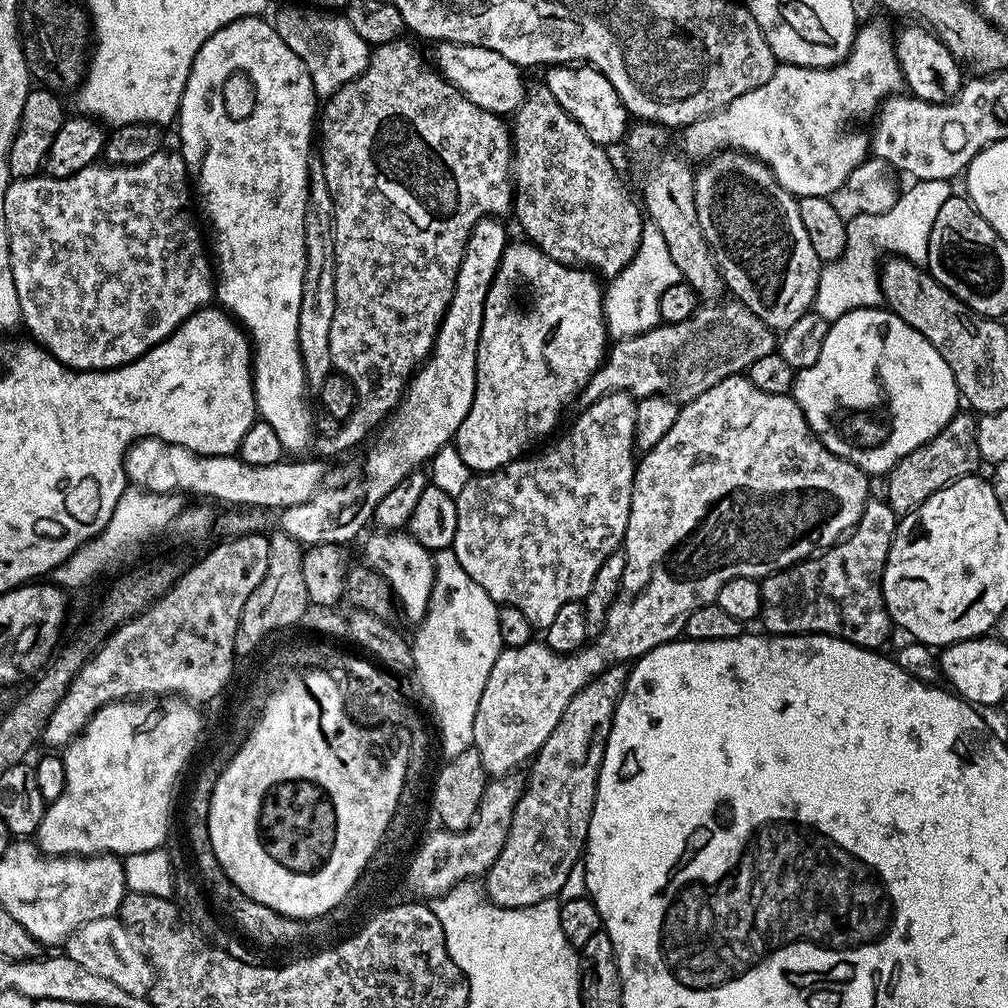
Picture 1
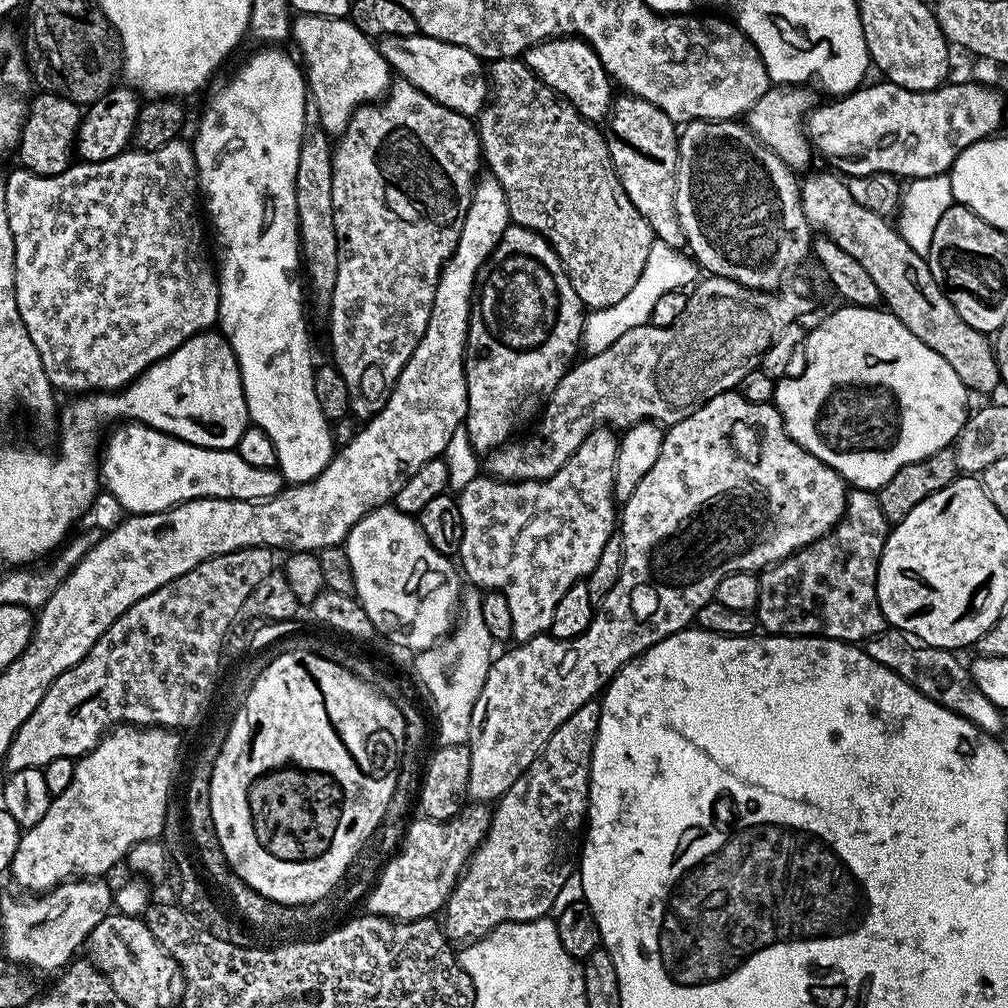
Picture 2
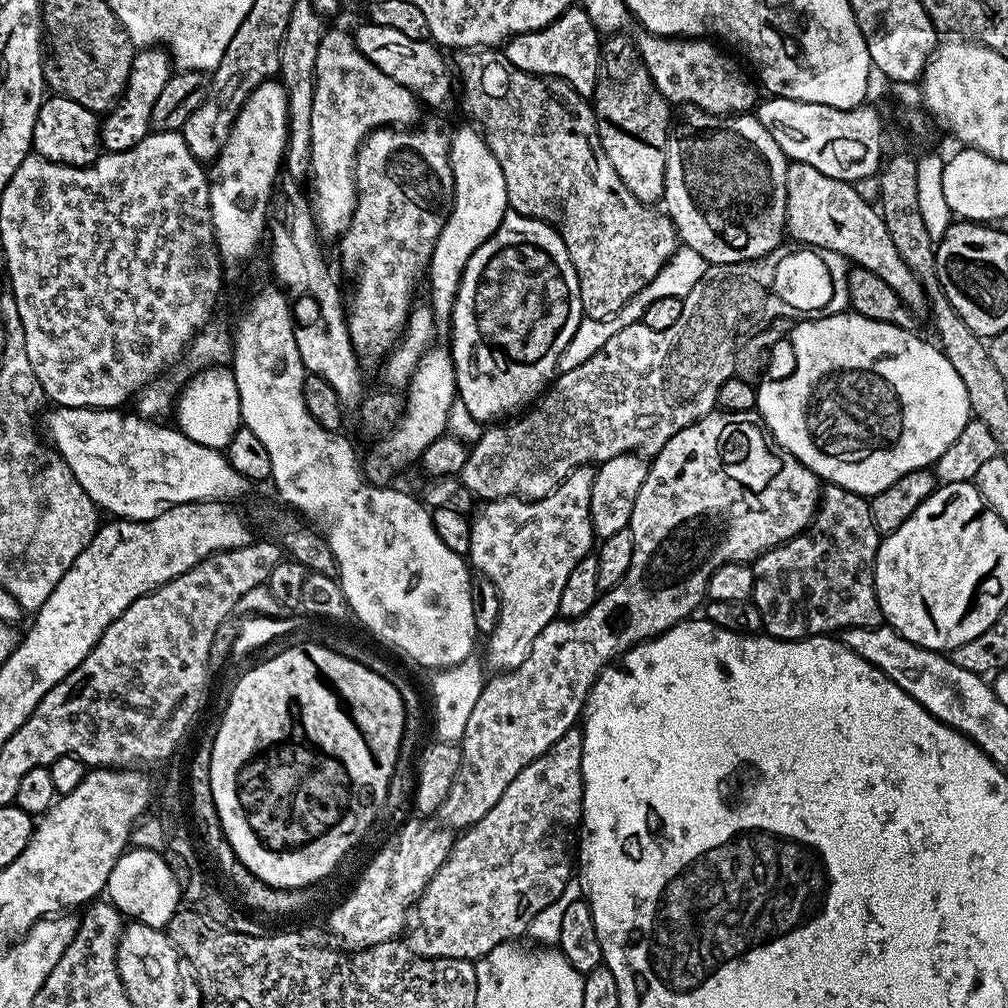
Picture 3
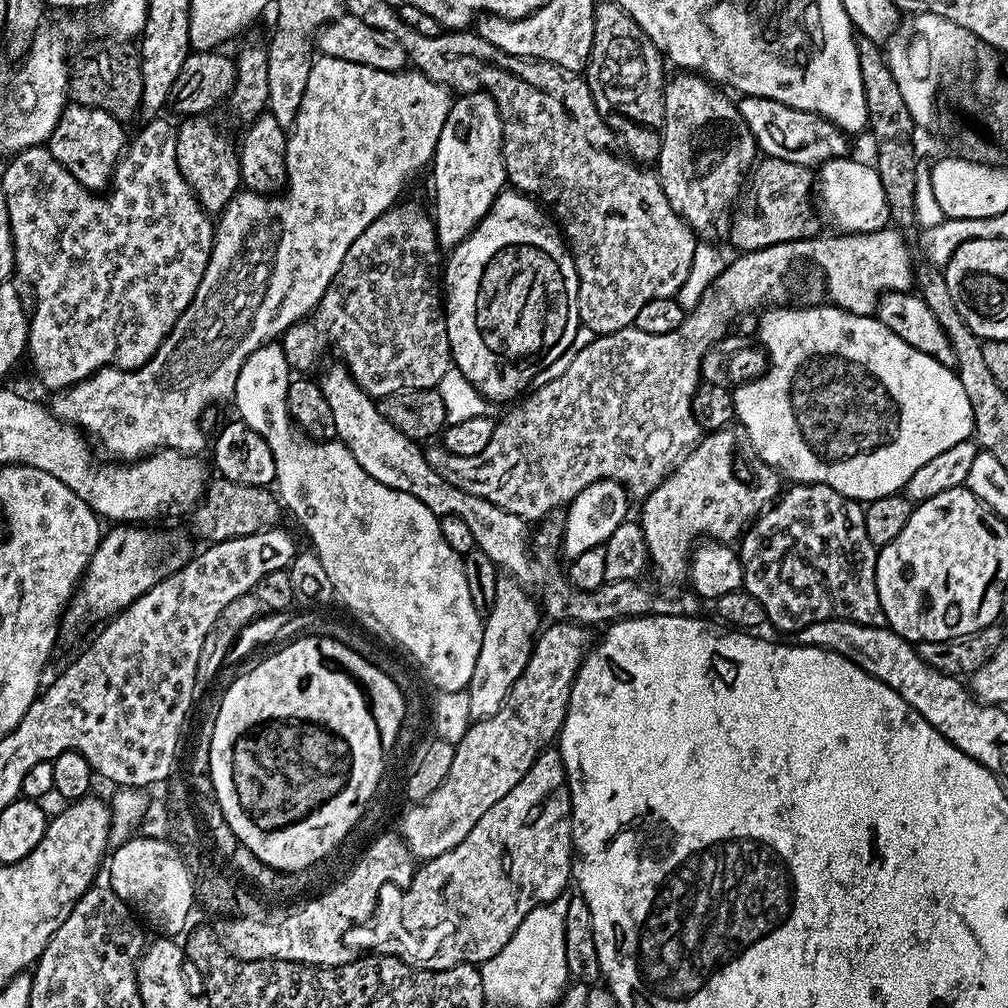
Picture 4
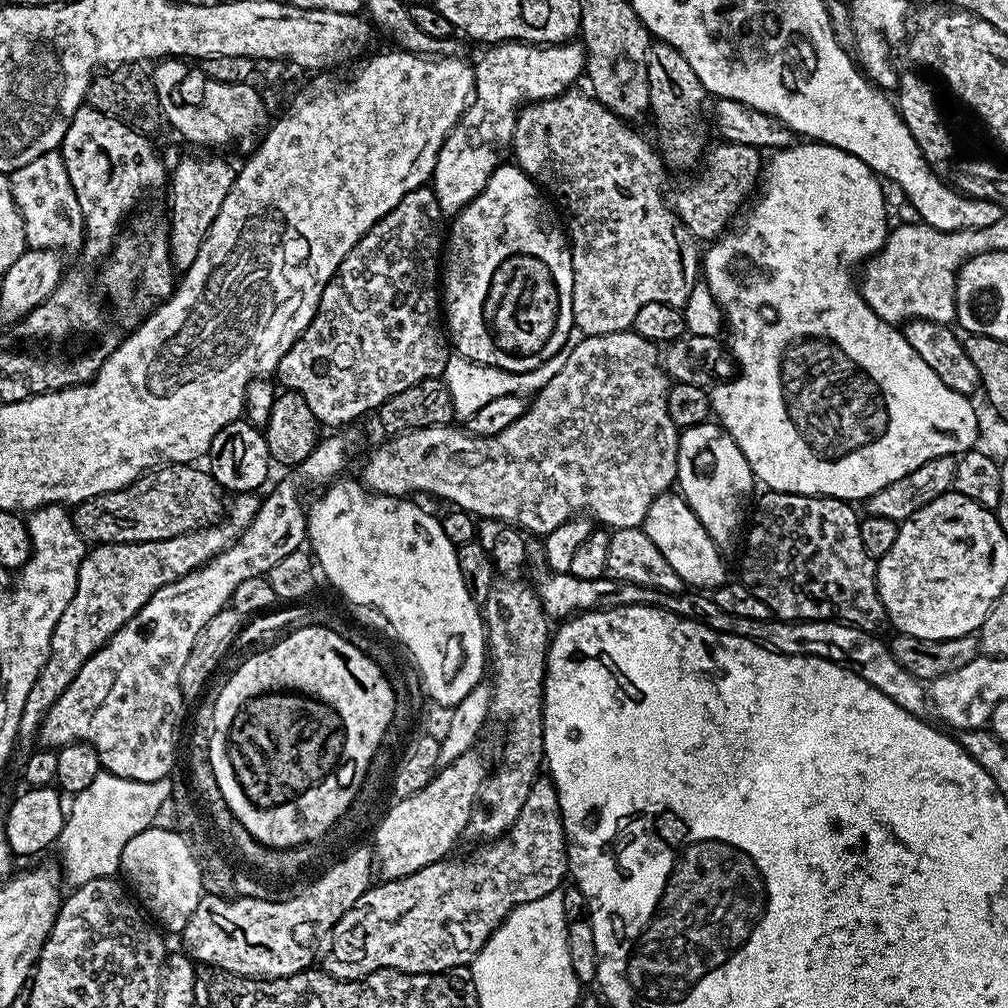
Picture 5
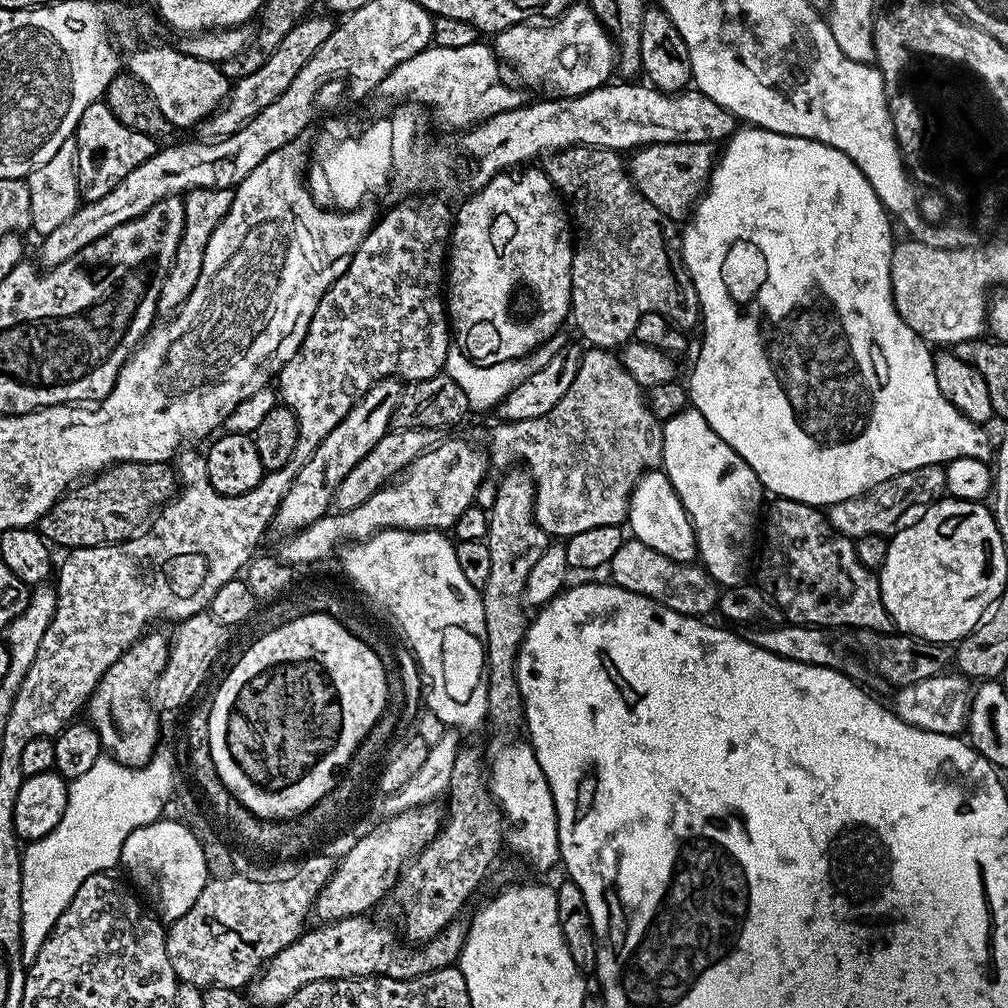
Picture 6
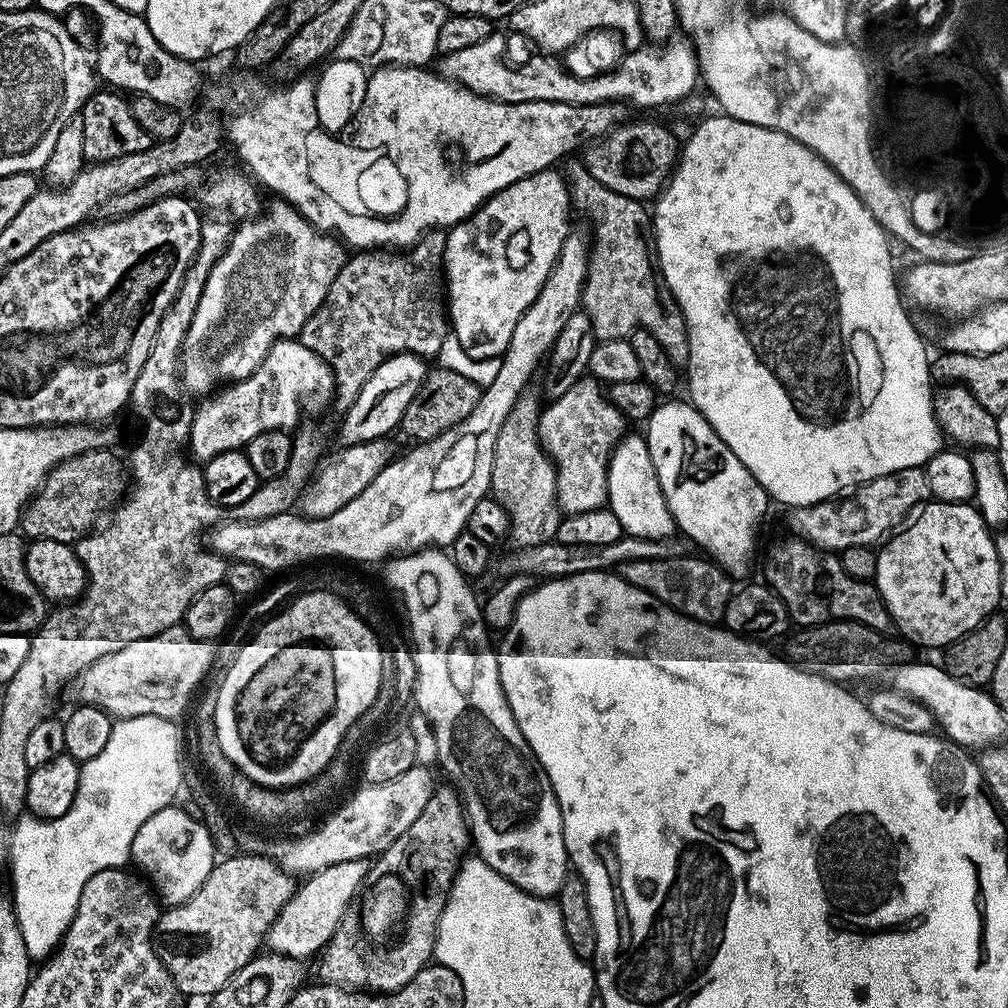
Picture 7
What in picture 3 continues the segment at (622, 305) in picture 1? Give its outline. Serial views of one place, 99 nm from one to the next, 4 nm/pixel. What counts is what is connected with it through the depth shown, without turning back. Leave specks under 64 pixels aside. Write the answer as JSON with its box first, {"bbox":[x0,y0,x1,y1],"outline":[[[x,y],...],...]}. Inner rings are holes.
{"bbox":[557,246,706,372],"outline":[[[683,246],[677,247],[676,253],[664,263],[662,270],[658,270],[655,278],[629,304],[622,306],[622,310],[616,315],[609,316],[607,320],[581,319],[578,330],[574,330],[574,338],[570,338],[570,342],[566,342],[566,350],[562,350],[562,354],[558,358],[557,369],[560,372],[569,372],[574,370],[574,366],[582,366],[582,362],[586,362],[586,358],[594,358],[594,354],[598,350],[602,350],[602,346],[606,346],[606,342],[610,342],[610,338],[614,338],[614,334],[618,334],[618,330],[637,323],[643,317],[646,306],[650,306],[650,302],[654,302],[658,298],[688,296],[690,290],[694,290],[694,285],[698,283],[698,278],[702,278],[705,267],[706,261],[702,258],[702,254],[698,254],[698,250],[690,250]]]}

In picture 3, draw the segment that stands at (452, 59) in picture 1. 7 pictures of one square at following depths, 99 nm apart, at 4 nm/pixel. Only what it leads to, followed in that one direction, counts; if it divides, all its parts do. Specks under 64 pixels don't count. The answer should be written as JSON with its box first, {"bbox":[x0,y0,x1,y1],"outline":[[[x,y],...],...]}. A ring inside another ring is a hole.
{"bbox":[354,22,454,108],"outline":[[[363,22],[354,31],[356,49],[362,53],[382,74],[394,78],[398,86],[406,86],[416,96],[417,101],[429,104],[432,108],[440,108],[454,96],[454,76],[450,64],[444,61],[445,53],[435,43],[428,40],[406,38],[398,30],[390,30],[390,26],[378,26],[371,22]]]}

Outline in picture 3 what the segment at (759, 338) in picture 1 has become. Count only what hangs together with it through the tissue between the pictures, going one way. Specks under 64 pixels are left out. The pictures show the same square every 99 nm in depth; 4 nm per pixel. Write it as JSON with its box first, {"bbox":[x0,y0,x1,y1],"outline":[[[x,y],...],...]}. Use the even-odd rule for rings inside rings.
{"bbox":[460,246,804,502],"outline":[[[781,246],[747,264],[708,264],[694,290],[683,297],[682,314],[670,330],[650,330],[642,322],[618,330],[594,358],[586,358],[574,370],[560,372],[547,391],[519,418],[503,426],[489,427],[492,428],[489,432],[488,429],[481,431],[480,439],[471,445],[466,466],[462,466],[460,483],[468,487],[473,497],[480,499],[481,496],[484,502],[511,496],[526,501],[540,500],[578,467],[599,466],[615,456],[644,450],[640,448],[659,450],[678,430],[716,408],[718,390],[736,372],[737,351],[745,338],[780,317],[804,318],[804,308],[788,304],[780,296],[780,284],[776,284],[776,264],[784,264],[788,256],[804,256],[804,246]]]}

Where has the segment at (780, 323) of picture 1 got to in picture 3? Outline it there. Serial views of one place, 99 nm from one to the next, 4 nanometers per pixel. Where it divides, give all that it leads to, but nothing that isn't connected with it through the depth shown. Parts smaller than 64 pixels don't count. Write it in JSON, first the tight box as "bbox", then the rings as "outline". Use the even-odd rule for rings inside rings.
{"bbox":[662,106,790,264],"outline":[[[691,106],[681,112],[668,134],[662,204],[683,247],[698,250],[708,264],[747,264],[781,247],[786,240],[786,174],[790,161],[770,130],[755,114],[712,116]]]}

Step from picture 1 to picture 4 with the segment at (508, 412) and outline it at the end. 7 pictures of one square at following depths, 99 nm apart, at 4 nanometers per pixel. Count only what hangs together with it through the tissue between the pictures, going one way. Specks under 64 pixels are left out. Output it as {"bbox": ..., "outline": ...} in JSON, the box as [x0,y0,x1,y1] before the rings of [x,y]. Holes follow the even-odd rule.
{"bbox":[442,190,582,401],"outline":[[[505,190],[492,203],[479,226],[451,249],[449,256],[452,257],[449,260],[447,257],[442,268],[442,284],[446,289],[445,322],[452,363],[488,400],[511,401],[519,397],[550,362],[562,358],[562,354],[571,349],[574,334],[582,326],[578,314],[580,283],[572,253],[545,209],[533,197]]]}

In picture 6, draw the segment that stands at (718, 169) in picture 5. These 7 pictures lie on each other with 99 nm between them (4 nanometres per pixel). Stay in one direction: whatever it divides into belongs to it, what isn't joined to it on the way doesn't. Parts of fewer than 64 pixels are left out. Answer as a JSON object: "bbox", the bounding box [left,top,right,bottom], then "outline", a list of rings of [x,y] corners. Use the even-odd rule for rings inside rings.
{"bbox":[626,144,718,221],"outline":[[[645,144],[631,153],[632,161],[627,161],[626,167],[632,183],[636,185],[636,191],[646,198],[646,202],[650,202],[650,206],[657,208],[669,221],[683,221],[708,187],[708,180],[718,159],[717,153],[712,153],[712,150],[712,144]]]}

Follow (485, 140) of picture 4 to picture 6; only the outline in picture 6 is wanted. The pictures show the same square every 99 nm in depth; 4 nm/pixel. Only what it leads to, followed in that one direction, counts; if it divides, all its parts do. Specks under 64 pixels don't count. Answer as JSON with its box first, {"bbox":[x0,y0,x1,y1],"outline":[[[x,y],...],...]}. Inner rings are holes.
{"bbox":[494,2,618,97],"outline":[[[574,2],[551,22],[525,22],[495,33],[494,51],[505,65],[517,68],[528,84],[549,84],[561,97],[581,96],[613,79],[618,64],[604,25],[587,3]]]}

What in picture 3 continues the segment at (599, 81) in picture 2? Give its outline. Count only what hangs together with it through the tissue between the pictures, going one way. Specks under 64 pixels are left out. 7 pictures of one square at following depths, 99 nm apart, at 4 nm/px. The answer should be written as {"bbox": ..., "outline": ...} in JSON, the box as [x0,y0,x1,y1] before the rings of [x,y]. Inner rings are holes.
{"bbox":[502,6,602,98],"outline":[[[573,6],[545,28],[513,36],[503,45],[502,51],[510,63],[518,66],[518,70],[564,80],[579,96],[592,98],[596,95],[601,43],[602,36],[596,31],[594,22],[590,22],[583,8]]]}

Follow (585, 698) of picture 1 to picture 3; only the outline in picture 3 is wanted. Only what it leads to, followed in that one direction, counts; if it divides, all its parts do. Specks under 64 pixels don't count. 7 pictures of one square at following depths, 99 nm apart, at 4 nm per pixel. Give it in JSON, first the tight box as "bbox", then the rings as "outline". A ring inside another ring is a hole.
{"bbox":[410,727,584,961],"outline":[[[579,727],[566,730],[566,734],[562,734],[562,738],[558,738],[558,742],[554,742],[554,746],[550,746],[550,750],[546,750],[546,754],[542,754],[537,760],[530,762],[530,766],[521,770],[518,778],[514,778],[514,782],[510,782],[510,786],[506,786],[506,794],[502,794],[502,798],[498,798],[498,802],[494,802],[494,806],[477,824],[461,831],[455,837],[446,862],[442,862],[438,874],[434,874],[434,878],[430,878],[426,890],[418,897],[411,909],[410,932],[412,928],[412,940],[410,939],[410,947],[412,951],[417,952],[419,956],[426,956],[434,960],[478,961],[486,954],[490,954],[490,950],[494,950],[494,946],[515,941],[520,938],[520,935],[523,937],[528,931],[530,921],[538,914],[542,914],[542,910],[546,910],[546,906],[550,906],[550,902],[557,900],[562,894],[562,890],[566,890],[569,880],[574,876],[574,845],[577,843],[578,829],[581,827],[584,815],[583,741],[584,733]]]}

